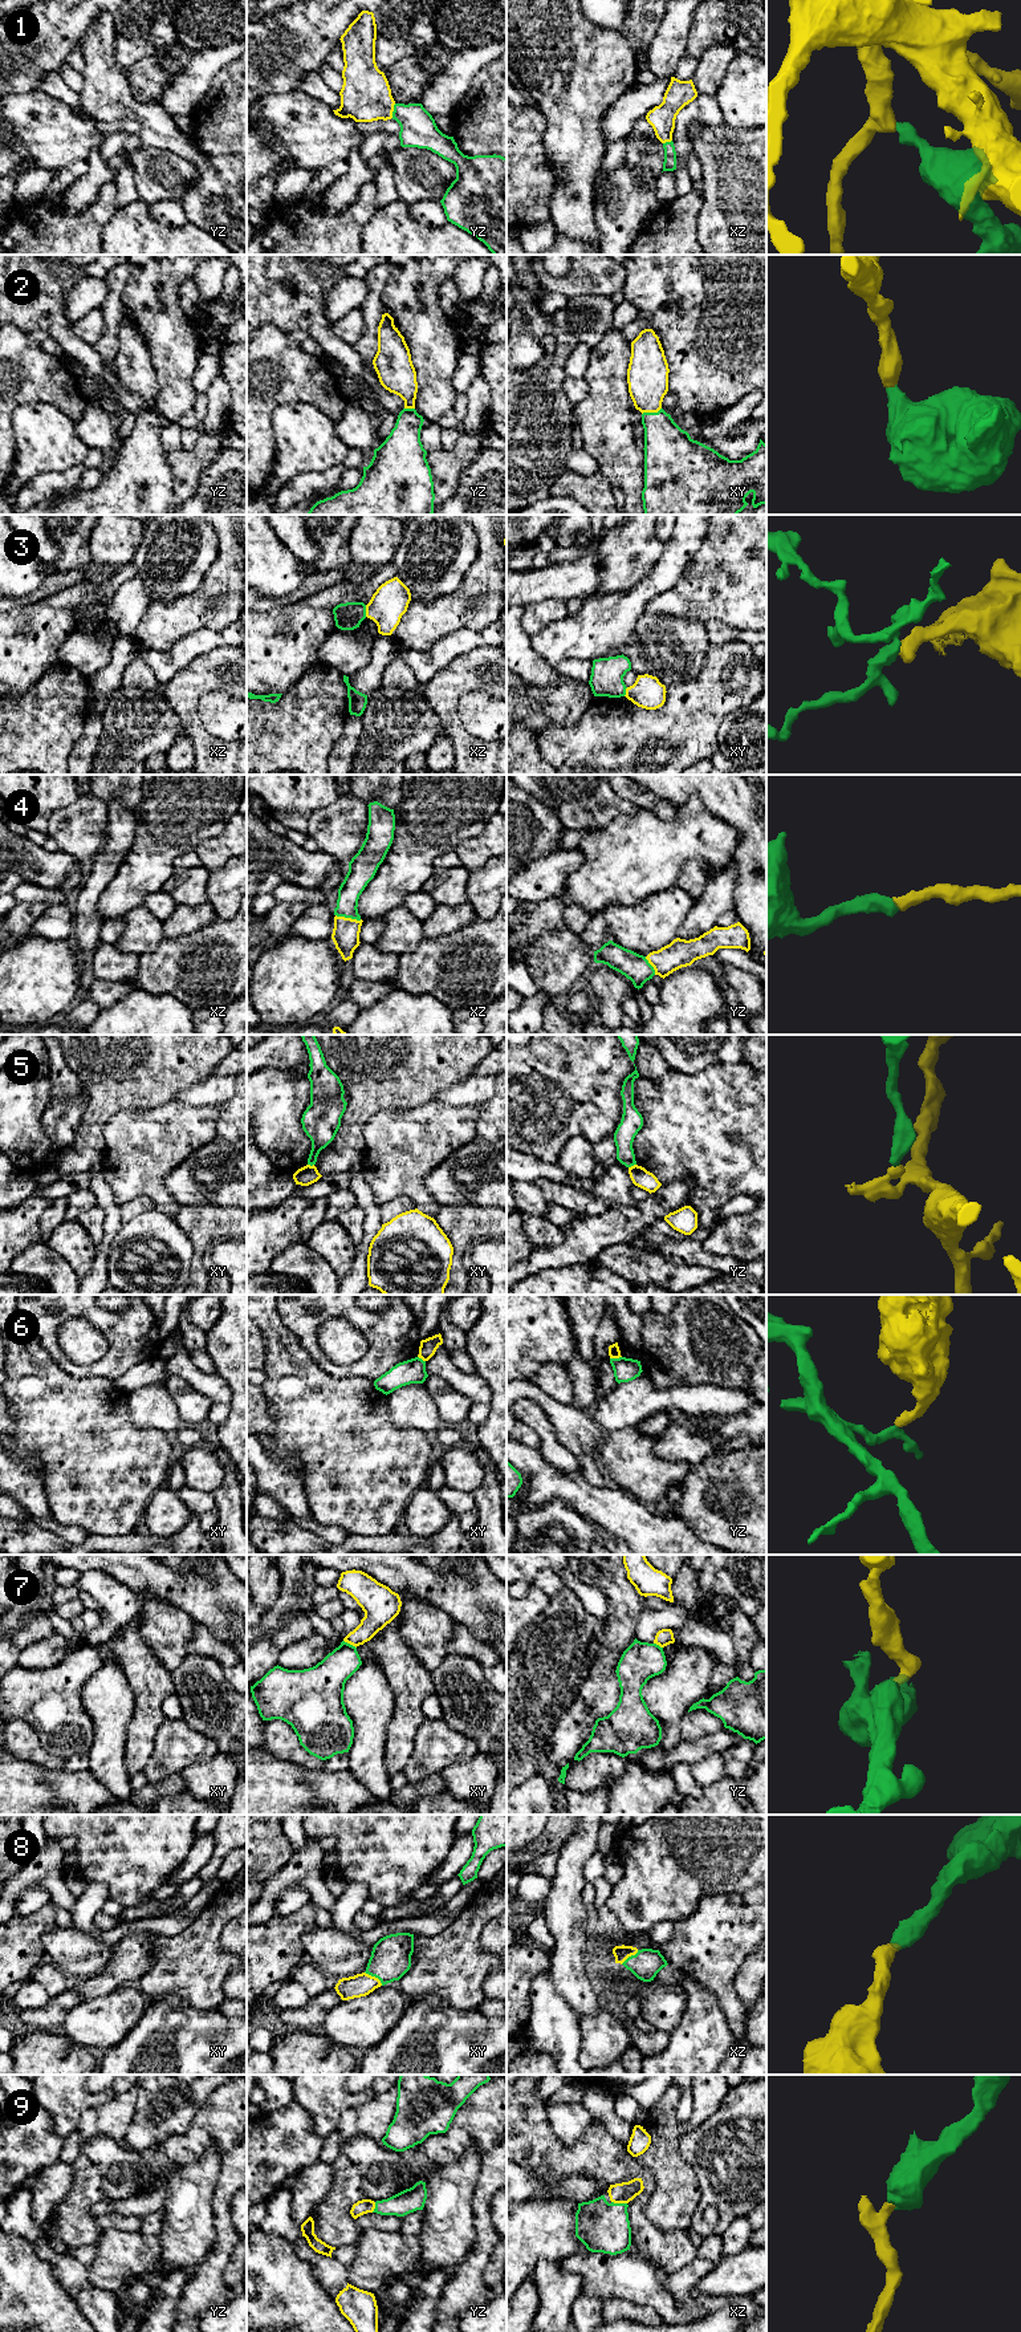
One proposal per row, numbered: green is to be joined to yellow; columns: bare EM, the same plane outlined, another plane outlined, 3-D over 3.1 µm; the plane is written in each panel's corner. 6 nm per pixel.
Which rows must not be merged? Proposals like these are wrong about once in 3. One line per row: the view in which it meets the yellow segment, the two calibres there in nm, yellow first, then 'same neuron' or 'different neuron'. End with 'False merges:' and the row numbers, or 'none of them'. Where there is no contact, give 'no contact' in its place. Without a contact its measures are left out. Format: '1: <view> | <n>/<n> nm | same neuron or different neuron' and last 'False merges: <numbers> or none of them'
1: yz | 300/220 nm | same neuron
2: xy | 260/280 nm | same neuron
3: xz | 220/160 nm | different neuron
4: xz | 160/140 nm | same neuron
5: yz | 120/130 nm | different neuron
6: yz | 70/140 nm | different neuron
7: xy | 170/220 nm | different neuron
8: xy | 140/240 nm | same neuron
9: xz | 130/300 nm | same neuron
False merges: 3, 5, 6, 7

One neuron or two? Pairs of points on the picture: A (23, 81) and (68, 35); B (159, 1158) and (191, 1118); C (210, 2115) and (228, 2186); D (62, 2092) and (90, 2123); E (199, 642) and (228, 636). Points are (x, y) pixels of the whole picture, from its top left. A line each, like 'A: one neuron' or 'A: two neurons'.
A: one neuron
B: one neuron
C: two neurons
D: two neurons
E: one neuron

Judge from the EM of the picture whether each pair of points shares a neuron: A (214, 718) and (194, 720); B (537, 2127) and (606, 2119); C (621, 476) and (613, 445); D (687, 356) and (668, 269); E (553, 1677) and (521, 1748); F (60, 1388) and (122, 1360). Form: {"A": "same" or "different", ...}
{"A": "different", "B": "different", "C": "same", "D": "same", "E": "same", "F": "different"}

